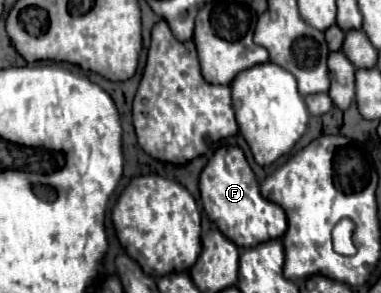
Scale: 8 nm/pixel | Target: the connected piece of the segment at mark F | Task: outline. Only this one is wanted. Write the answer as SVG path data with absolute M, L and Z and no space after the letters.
M221 146L207 162L199 176L199 190L203 210L213 224L239 248L253 248L255 244L281 238L287 230L287 216L279 204L271 204L259 192L259 184L247 158L239 146Z

